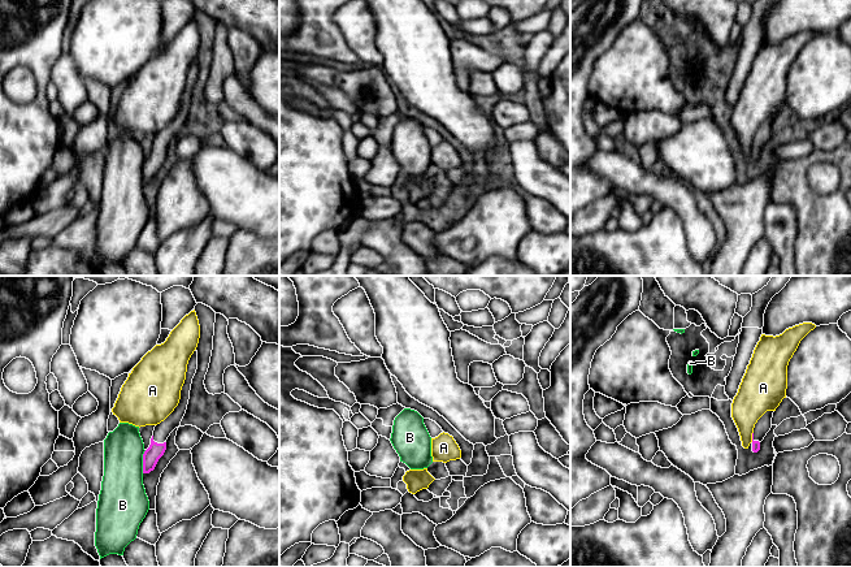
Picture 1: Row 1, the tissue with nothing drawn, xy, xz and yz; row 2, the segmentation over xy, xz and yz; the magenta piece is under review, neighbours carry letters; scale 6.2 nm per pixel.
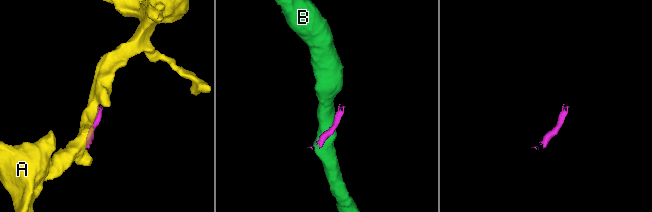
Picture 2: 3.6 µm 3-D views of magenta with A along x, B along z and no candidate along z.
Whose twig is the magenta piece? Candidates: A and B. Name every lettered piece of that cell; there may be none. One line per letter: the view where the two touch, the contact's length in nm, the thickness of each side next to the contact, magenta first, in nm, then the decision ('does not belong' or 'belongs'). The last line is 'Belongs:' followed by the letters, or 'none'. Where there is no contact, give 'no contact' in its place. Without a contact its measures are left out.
A: contact in yz; length 60 nm; calibres 50 and 220 nm; does not belong
B: contact in xy; length 150 nm; calibres 100 and 280 nm; does not belong
Belongs: none

